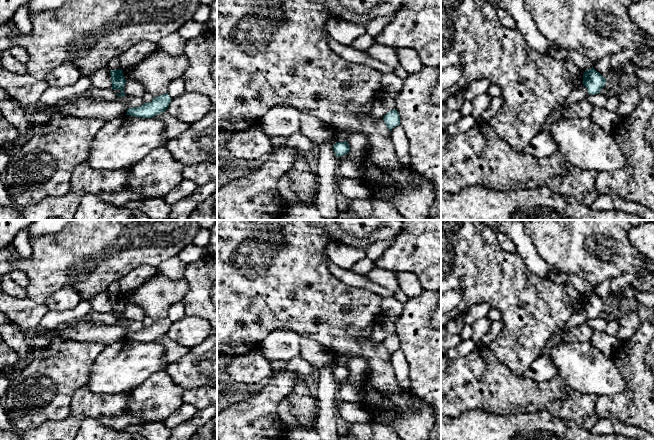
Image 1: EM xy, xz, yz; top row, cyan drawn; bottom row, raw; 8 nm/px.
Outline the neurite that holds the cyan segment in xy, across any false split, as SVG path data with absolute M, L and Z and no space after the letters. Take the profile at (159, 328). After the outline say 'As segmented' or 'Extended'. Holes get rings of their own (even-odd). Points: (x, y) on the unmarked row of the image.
M168 317L154 321L149 327L144 327L142 330L129 332L126 339L131 339L139 342L151 342L167 334L172 322Z. As segmented

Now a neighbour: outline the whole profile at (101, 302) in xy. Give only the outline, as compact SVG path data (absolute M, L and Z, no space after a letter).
M108 291L100 292L89 299L93 311L108 313L112 311L111 299Z

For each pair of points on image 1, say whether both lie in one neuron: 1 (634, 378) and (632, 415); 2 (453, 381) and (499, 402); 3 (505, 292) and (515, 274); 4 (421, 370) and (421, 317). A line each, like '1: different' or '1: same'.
1: same
2: same
3: same
4: same

